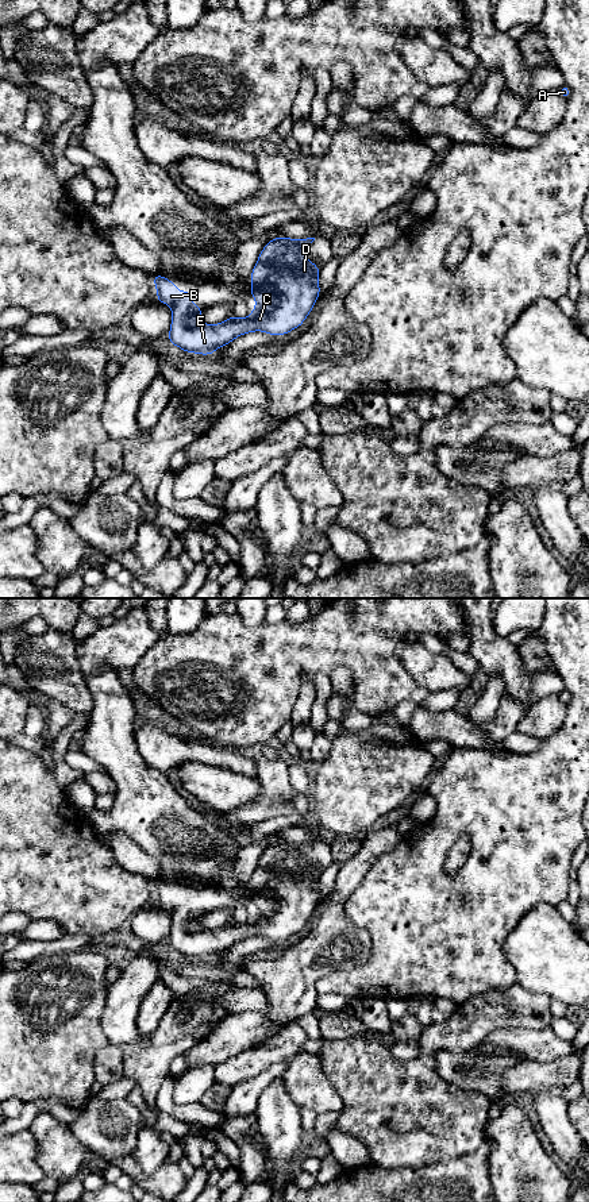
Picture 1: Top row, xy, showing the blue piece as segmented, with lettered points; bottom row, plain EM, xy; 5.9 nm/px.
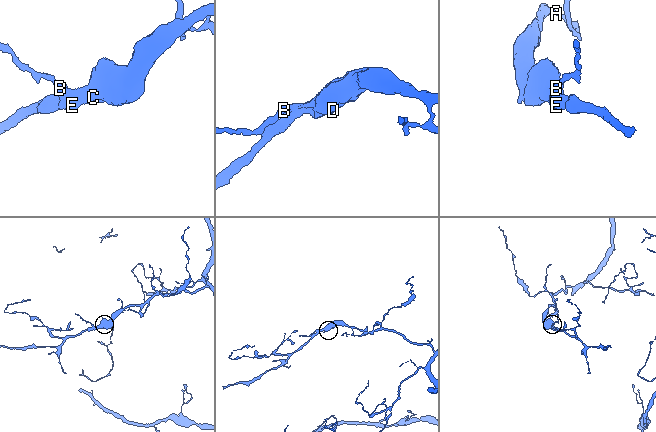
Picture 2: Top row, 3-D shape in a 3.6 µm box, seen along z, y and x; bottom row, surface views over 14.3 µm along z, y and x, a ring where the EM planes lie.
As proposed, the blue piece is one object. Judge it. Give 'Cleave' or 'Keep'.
Keep

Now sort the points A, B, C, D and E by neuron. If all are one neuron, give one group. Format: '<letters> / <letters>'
A B C D E

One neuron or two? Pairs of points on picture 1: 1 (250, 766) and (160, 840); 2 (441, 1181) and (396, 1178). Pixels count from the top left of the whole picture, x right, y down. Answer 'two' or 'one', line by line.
1: two
2: one

